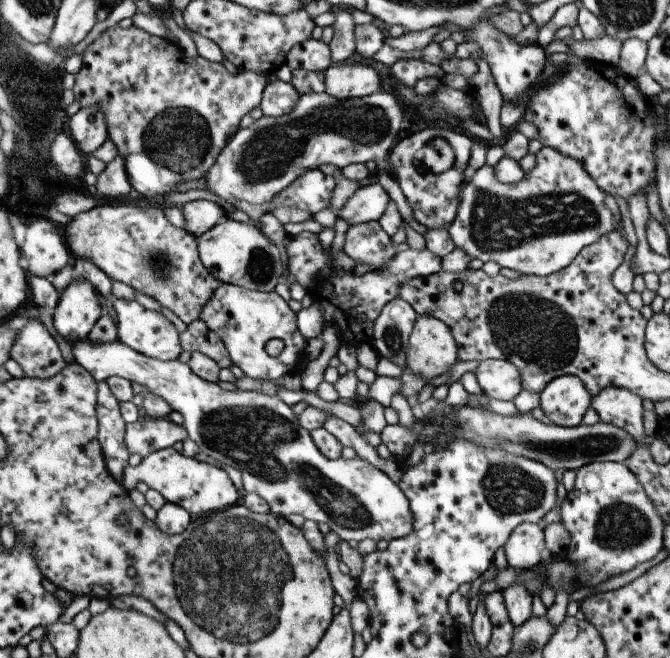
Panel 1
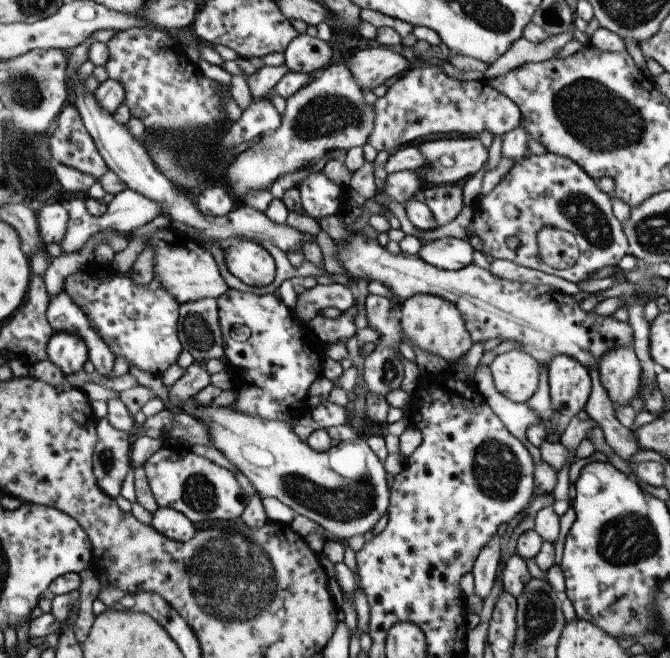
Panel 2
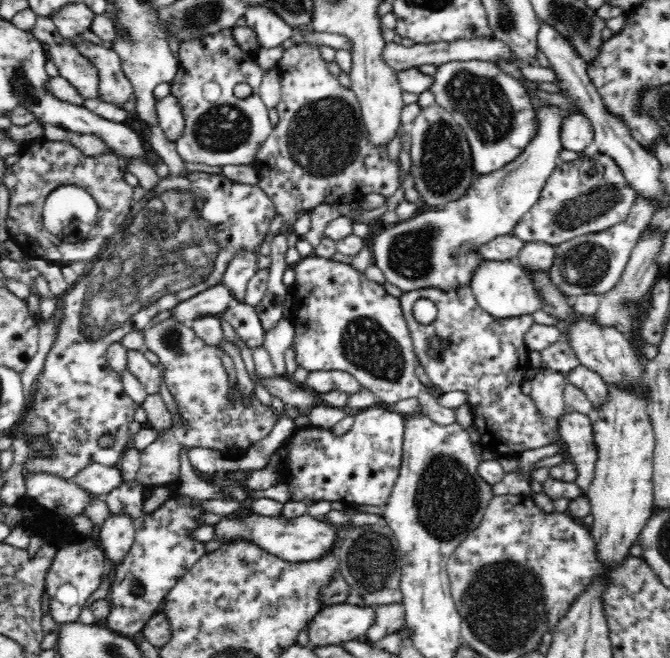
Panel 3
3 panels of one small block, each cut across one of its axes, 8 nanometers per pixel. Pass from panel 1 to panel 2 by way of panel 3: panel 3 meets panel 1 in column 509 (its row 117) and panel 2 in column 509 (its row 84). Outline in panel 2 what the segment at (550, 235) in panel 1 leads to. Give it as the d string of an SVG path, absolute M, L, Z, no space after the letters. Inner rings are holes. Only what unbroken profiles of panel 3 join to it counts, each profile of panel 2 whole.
M546 152L542 156L536 156L536 154L530 153L530 156L526 156L520 164L511 168L511 171L502 178L492 192L481 199L478 198L472 208L474 216L471 221L470 234L472 237L480 238L482 241L481 252L484 255L490 254L494 259L510 260L514 264L540 270L573 284L589 280L596 270L600 270L604 266L618 266L620 260L629 254L628 240L622 232L622 224L613 214L610 196L602 192L592 176L588 176L588 172L584 172L576 162L558 154ZM544 226L556 226L556 228L562 228L562 230L574 234L580 249L578 260L574 266L568 269L557 269L545 265L539 260L536 234ZM511 236L519 239L519 245L514 250L511 250L507 245L507 240Z

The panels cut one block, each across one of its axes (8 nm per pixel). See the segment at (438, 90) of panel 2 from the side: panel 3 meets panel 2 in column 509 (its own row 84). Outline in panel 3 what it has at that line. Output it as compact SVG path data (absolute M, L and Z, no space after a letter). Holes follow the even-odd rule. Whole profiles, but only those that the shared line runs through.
M81 36L66 41L96 66L100 80L99 99L122 108L122 104L133 97L134 89L124 75L121 59L109 46L96 46Z

